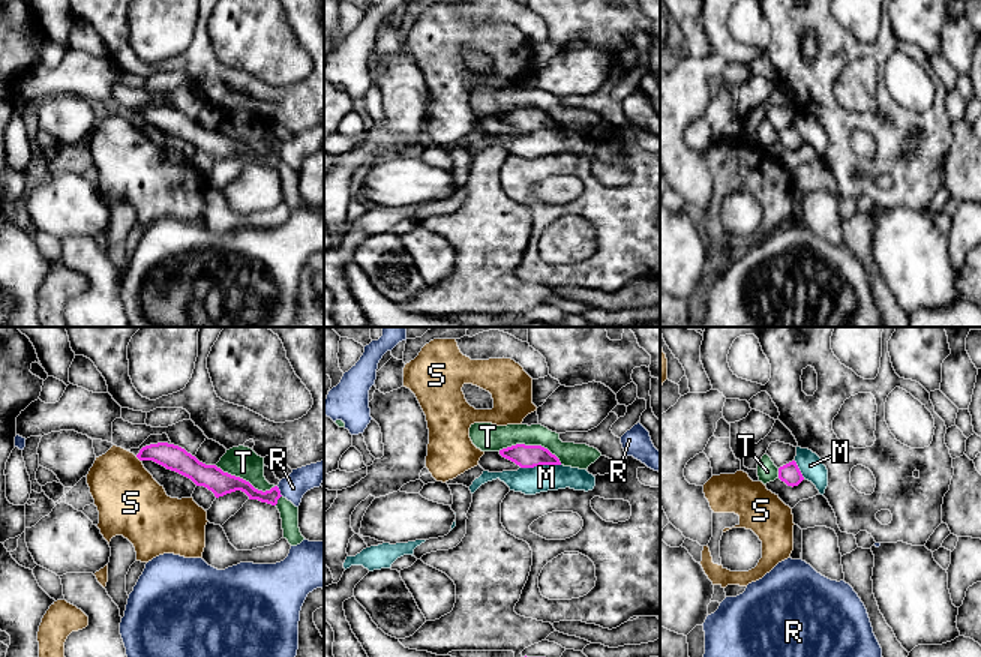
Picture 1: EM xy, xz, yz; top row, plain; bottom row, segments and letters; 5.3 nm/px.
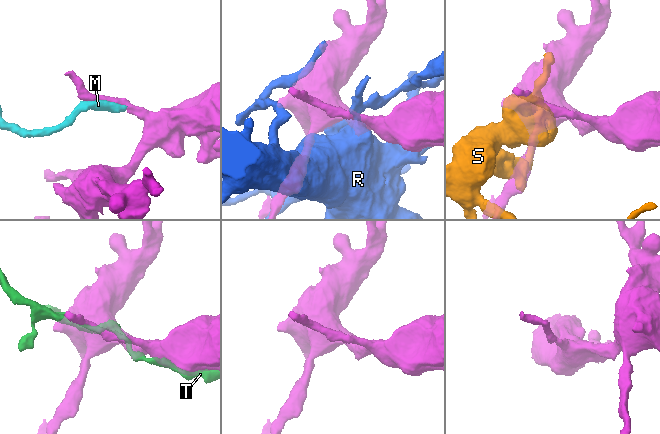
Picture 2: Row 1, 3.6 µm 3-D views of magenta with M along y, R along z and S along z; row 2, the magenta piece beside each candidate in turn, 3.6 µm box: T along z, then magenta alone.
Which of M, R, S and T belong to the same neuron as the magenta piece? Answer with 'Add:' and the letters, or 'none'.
Add: none

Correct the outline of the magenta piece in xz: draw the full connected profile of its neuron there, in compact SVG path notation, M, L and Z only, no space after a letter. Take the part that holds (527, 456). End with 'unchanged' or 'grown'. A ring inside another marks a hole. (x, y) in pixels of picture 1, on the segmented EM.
M516 444L500 450L500 454L520 468L561 465L560 459L542 446Z; unchanged

